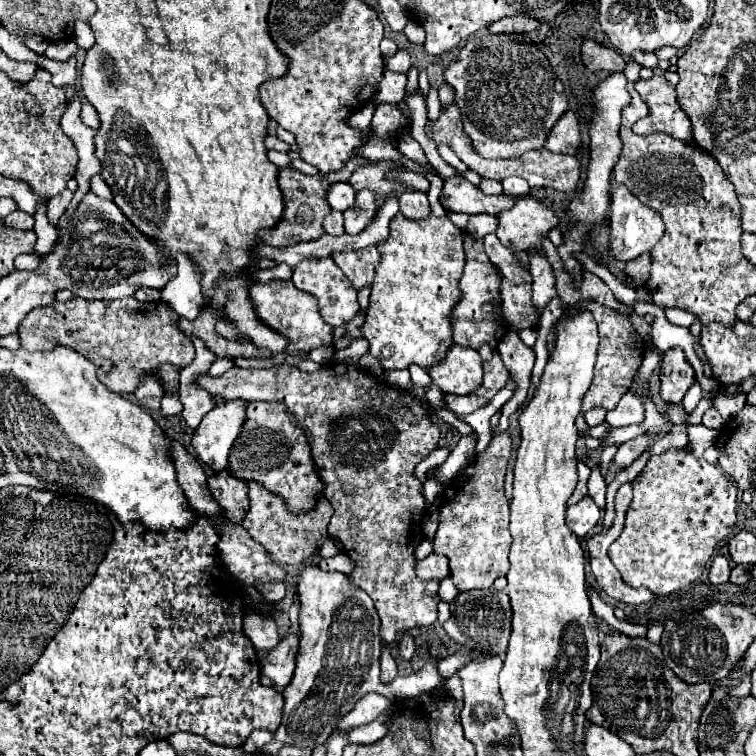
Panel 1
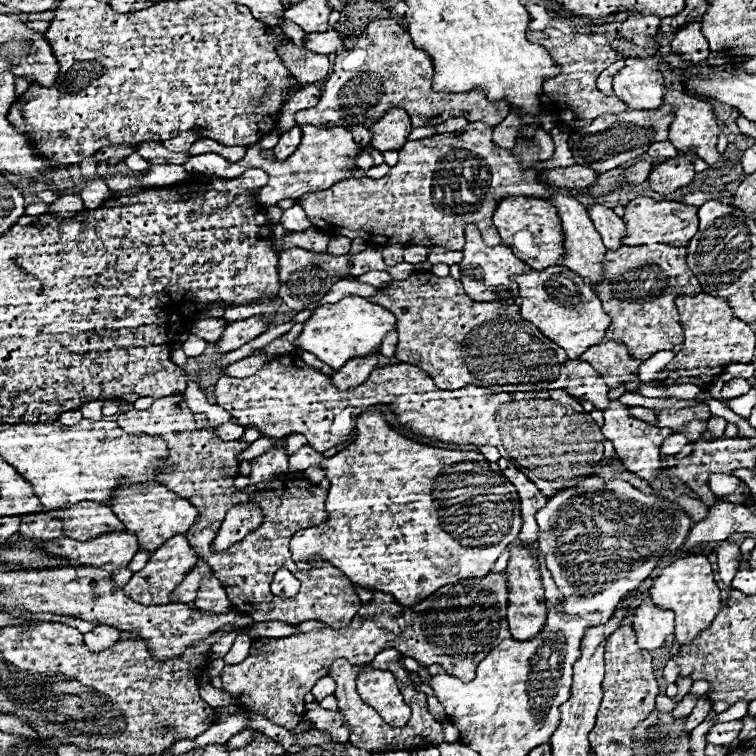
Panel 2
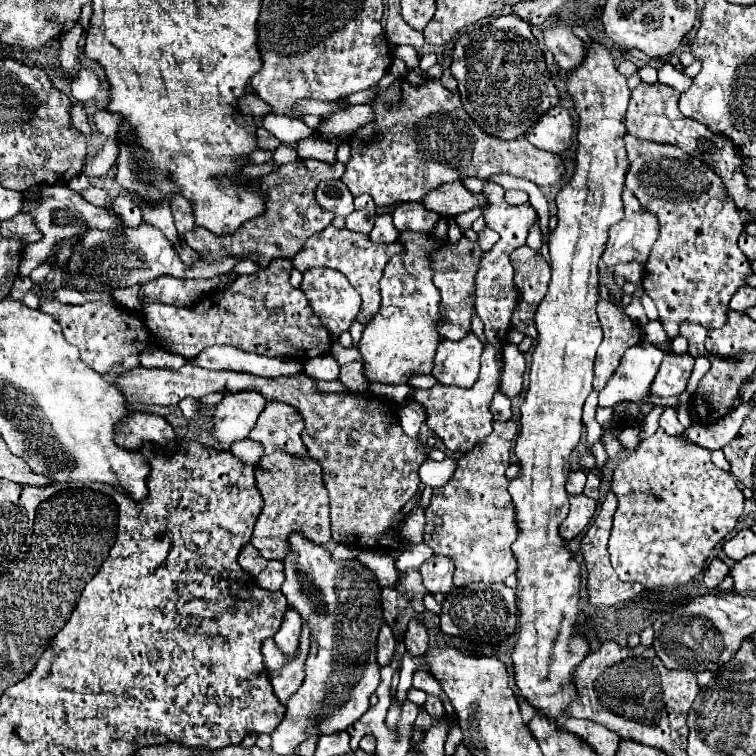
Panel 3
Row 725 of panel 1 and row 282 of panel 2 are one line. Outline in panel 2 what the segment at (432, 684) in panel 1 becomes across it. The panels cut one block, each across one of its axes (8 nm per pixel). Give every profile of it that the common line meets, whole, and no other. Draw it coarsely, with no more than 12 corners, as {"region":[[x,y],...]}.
{"region":[[280,252],[280,298],[290,310],[320,302],[350,276],[348,256]]}

